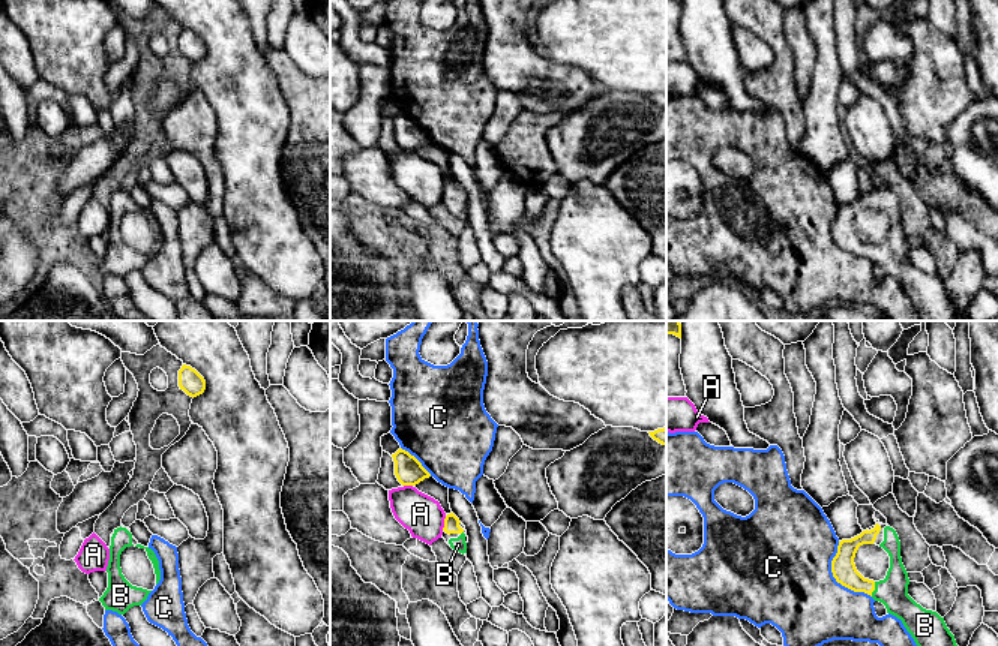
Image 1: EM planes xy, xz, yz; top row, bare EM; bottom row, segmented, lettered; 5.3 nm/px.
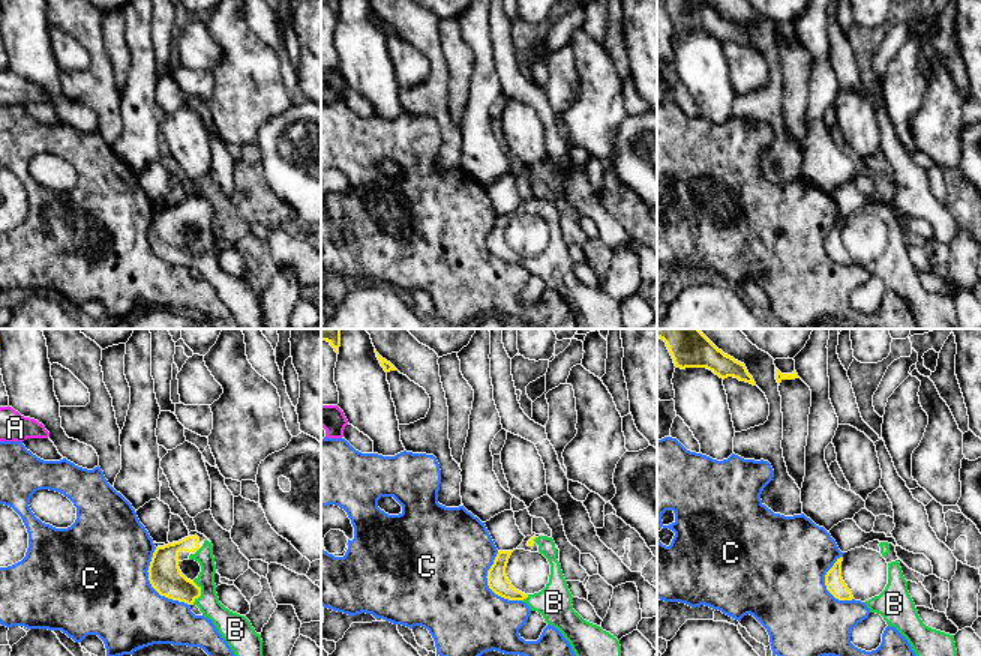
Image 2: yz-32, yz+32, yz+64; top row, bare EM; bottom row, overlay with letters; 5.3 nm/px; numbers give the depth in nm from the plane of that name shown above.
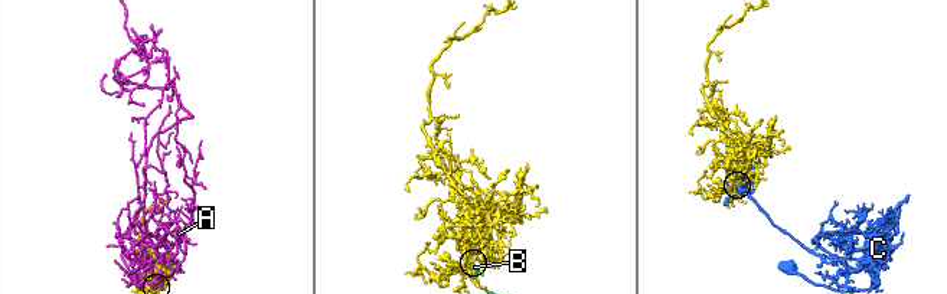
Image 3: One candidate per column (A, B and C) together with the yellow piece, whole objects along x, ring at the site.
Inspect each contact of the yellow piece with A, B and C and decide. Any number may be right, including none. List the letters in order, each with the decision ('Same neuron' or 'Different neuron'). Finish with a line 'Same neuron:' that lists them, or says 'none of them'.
A: Different neuron
B: Same neuron
C: Different neuron
Same neuron: B

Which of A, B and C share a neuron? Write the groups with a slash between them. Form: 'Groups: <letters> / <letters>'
Groups: A / B / C

